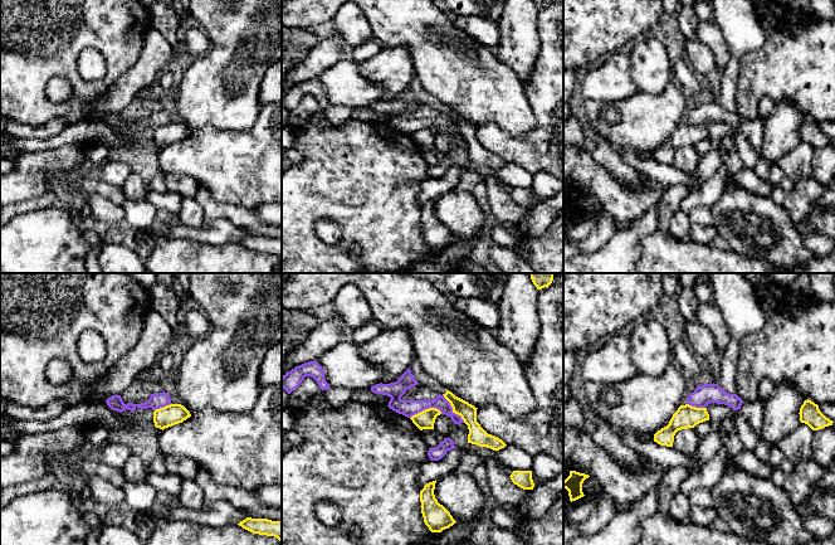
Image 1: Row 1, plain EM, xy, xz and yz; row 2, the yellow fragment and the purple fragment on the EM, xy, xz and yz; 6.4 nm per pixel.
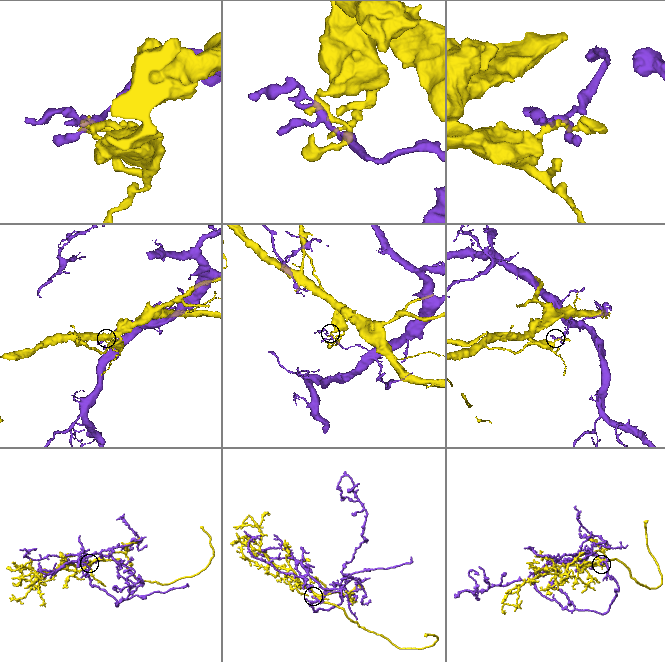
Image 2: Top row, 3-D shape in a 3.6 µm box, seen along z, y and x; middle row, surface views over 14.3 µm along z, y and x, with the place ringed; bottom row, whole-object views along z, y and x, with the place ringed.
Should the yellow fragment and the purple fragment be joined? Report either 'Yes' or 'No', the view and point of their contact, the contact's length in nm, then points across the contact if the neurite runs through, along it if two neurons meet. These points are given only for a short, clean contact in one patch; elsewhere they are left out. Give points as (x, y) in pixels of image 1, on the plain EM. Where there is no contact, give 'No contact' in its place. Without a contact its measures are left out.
No. Touches yellow at xz (425, 127). Shared border 220 nm

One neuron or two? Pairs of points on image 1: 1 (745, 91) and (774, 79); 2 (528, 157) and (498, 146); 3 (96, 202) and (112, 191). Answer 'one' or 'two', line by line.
1: one
2: one
3: two

